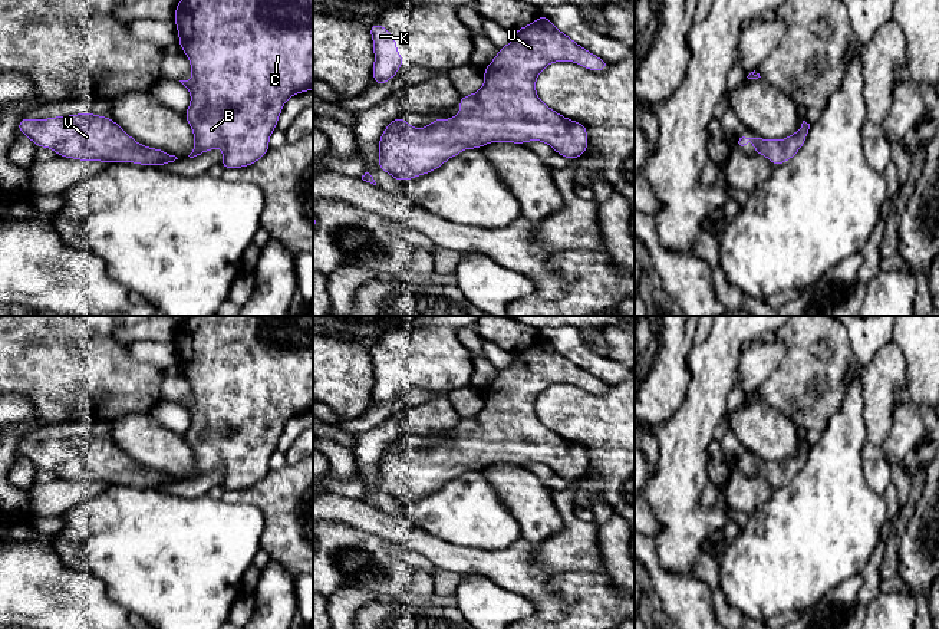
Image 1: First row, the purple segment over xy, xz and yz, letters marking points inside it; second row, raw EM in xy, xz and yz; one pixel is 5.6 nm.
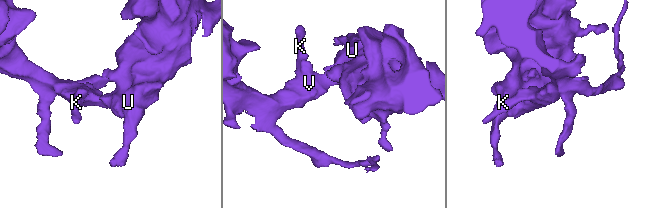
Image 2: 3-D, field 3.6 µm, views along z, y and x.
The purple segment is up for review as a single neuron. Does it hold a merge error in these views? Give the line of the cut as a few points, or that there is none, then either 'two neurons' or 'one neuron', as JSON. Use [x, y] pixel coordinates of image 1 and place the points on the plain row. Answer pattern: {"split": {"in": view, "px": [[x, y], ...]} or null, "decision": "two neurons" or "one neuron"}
{"split": null, "decision": "one neuron"}

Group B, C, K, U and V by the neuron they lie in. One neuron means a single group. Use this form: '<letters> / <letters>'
B C K U V

